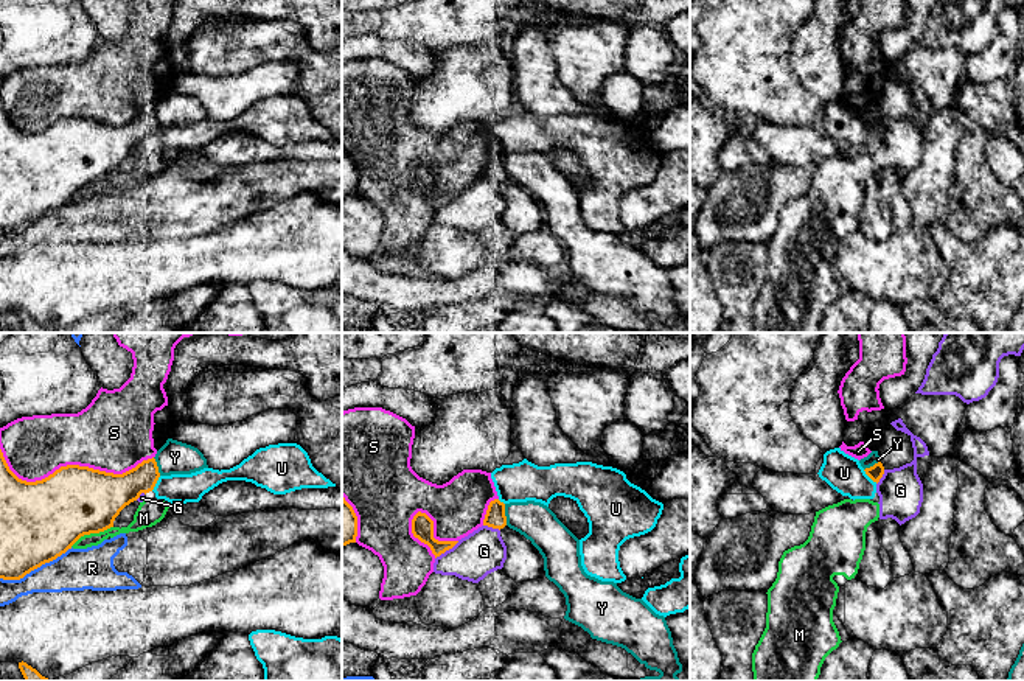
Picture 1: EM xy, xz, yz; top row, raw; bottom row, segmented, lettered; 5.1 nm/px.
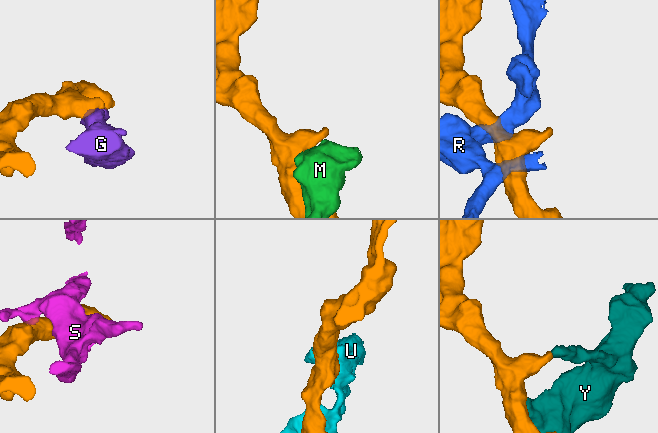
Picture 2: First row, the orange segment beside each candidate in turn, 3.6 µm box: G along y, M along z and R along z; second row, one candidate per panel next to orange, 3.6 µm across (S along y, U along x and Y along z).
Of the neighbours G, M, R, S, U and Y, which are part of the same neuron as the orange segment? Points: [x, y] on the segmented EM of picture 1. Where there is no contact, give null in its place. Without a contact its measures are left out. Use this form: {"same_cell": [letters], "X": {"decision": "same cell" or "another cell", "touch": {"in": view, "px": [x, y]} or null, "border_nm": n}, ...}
{"same_cell": [], "G": {"decision": "another cell", "touch": {"in": "xz", "px": [446, 549]}, "border_nm": 160}, "M": {"decision": "another cell", "touch": {"in": "xy", "px": [90, 532]}, "border_nm": 240}, "R": {"decision": "another cell", "touch": {"in": "xy", "px": [36, 568]}, "border_nm": 400}, "S": {"decision": "another cell", "touch": {"in": "xy", "px": [72, 465]}, "border_nm": 800}, "U": {"decision": "another cell", "touch": {"in": "xy", "px": [156, 482]}, "border_nm": 90}, "Y": {"decision": "another cell", "touch": {"in": "xz", "px": [504, 515]}, "border_nm": 110}}

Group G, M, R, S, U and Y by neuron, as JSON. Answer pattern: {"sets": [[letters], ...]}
{"sets": [["G", "M"], ["R"], ["S"], ["U"], ["Y"]]}

